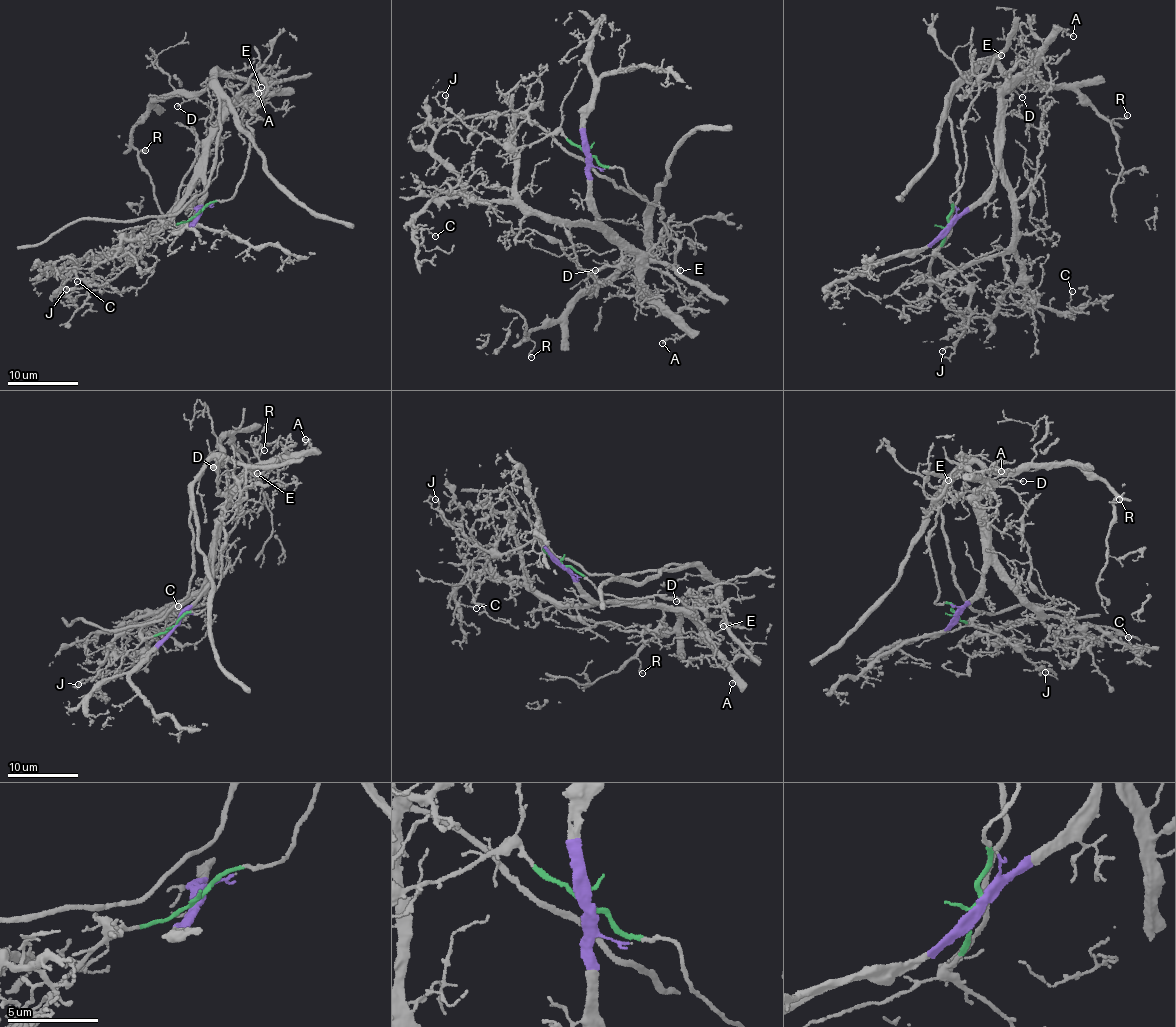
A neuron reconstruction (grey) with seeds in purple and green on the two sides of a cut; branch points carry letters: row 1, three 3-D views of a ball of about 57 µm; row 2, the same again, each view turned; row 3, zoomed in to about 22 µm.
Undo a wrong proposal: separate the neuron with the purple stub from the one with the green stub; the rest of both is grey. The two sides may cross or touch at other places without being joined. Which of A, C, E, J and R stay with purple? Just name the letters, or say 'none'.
A, C

